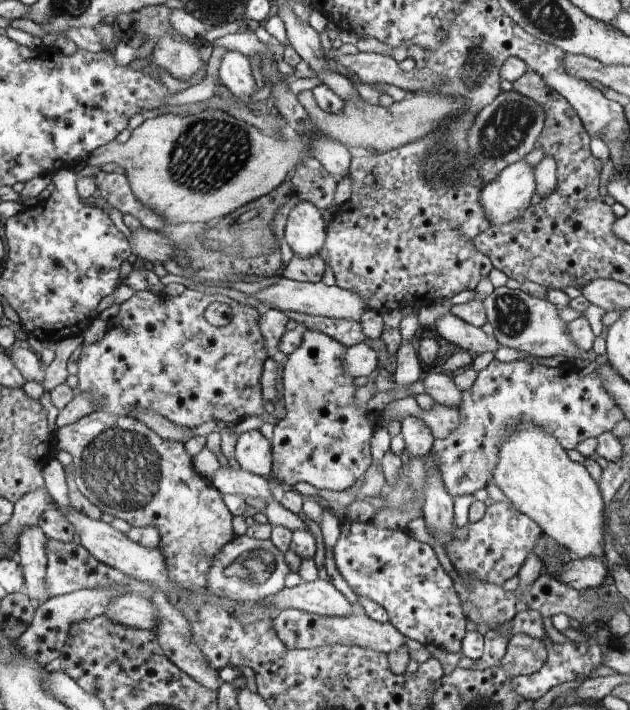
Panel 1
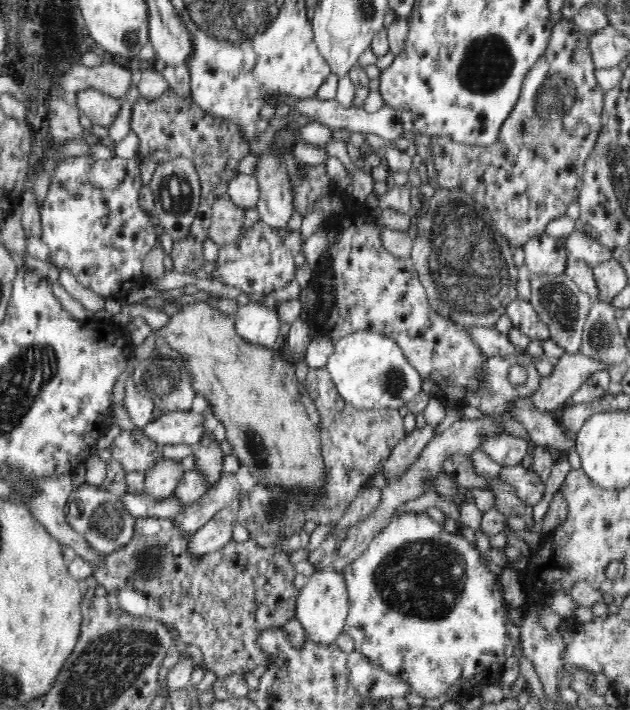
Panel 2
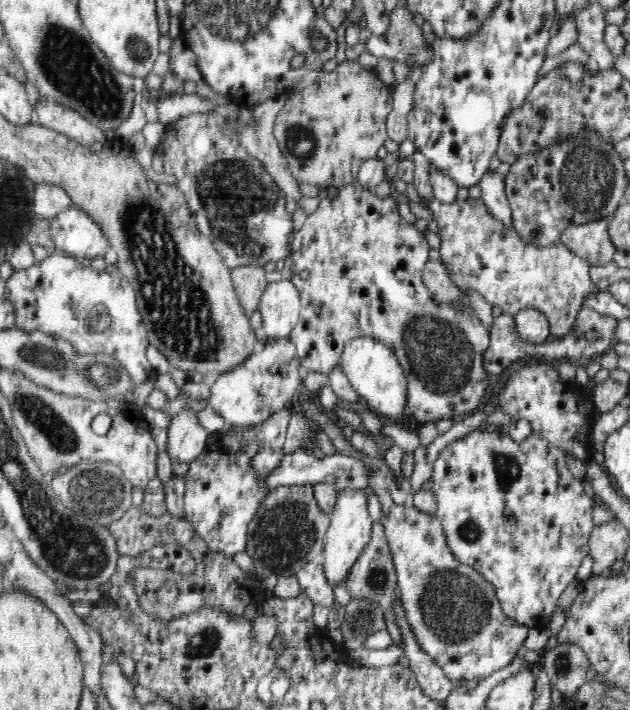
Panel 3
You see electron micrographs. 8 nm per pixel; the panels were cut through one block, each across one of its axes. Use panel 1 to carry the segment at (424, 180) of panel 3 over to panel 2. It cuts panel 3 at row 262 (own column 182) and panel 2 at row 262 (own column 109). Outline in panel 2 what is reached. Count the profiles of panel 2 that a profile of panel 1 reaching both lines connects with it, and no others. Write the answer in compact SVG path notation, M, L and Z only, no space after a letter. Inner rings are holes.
M441 188L430 199L427 212L417 222L417 230L410 258L427 292L431 308L444 319L454 321L461 327L494 327L500 317L506 314L508 304L517 300L518 268L513 260L515 250L497 232L485 206L460 190Z

